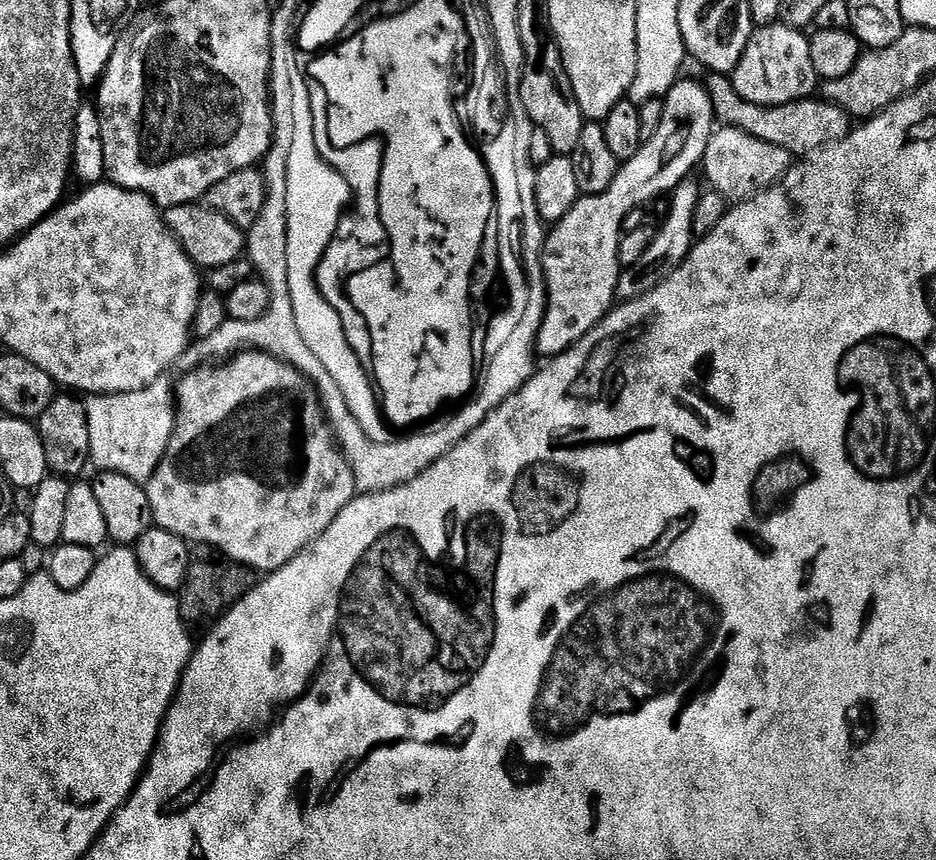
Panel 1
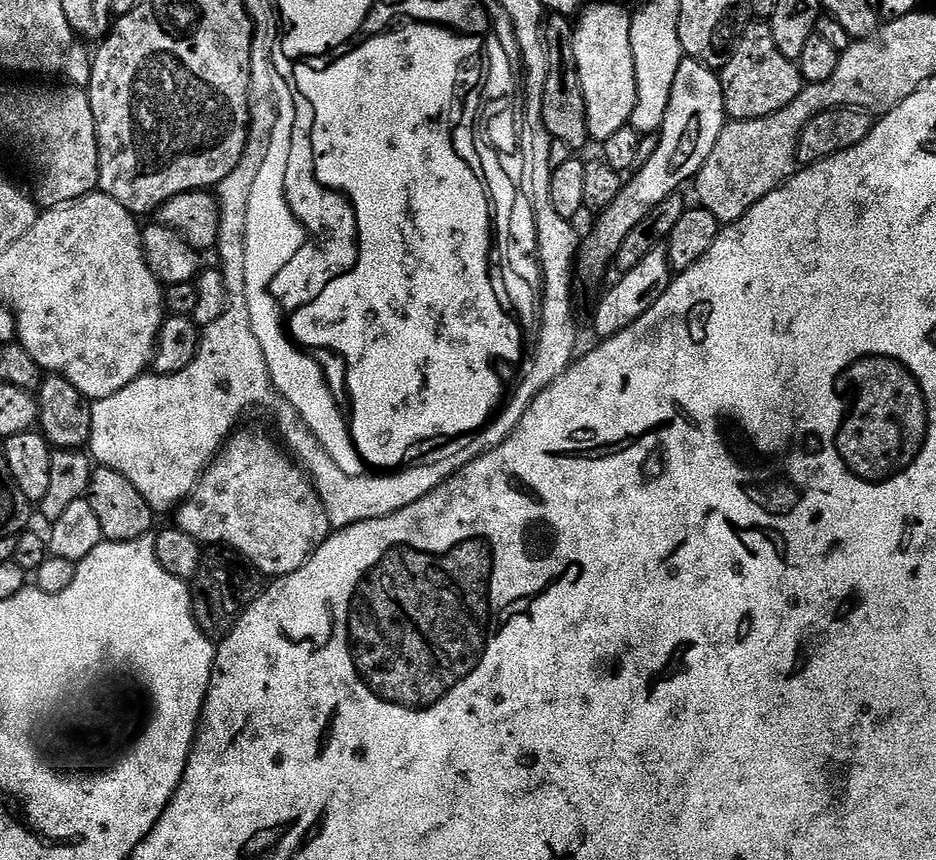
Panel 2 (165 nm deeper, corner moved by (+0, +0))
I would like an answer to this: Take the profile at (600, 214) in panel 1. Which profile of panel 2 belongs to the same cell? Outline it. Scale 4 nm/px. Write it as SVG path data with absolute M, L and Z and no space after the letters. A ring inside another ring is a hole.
M691 58L681 60L678 74L674 74L674 86L670 90L670 106L666 110L666 118L658 133L660 137L658 146L652 157L643 161L635 169L634 175L636 177L625 183L623 190L618 194L618 198L614 198L614 202L610 202L610 206L597 215L600 217L596 220L596 229L589 234L585 244L583 241L578 252L579 271L581 268L590 279L596 280L607 268L610 268L610 265L615 261L618 246L622 246L626 234L630 234L630 230L634 230L634 226L638 226L638 222L642 222L642 218L646 218L646 214L650 214L650 210L654 210L654 206L658 206L658 202L662 202L662 198L677 195L681 191L680 187L687 180L689 183L700 171L706 158L710 158L710 150L714 150L714 142L718 142L718 134L724 129L725 123L724 95L722 94L719 75L706 65L699 64L697 60Z

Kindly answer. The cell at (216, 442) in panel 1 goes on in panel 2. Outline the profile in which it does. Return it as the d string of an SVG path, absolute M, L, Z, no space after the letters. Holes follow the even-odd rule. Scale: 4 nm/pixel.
M243 428L228 437L219 456L204 469L195 490L179 505L174 524L199 540L201 545L223 544L233 548L265 577L288 576L324 545L333 526L308 473L289 455L285 445L275 435L267 436L260 428Z

